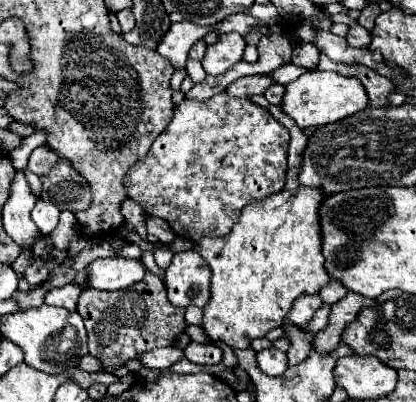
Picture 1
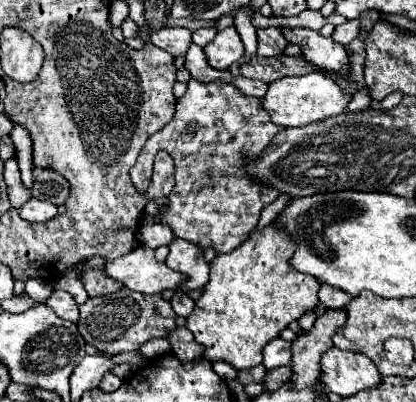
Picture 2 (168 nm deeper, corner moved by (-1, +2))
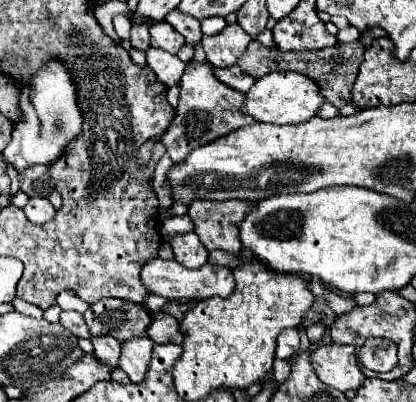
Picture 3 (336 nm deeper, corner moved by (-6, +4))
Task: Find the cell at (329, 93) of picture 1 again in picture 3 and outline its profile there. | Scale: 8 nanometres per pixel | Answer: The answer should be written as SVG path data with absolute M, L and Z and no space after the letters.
M279 71L269 73L251 87L247 93L247 101L243 105L243 113L251 115L253 119L261 123L273 123L273 125L289 125L289 123L305 123L311 117L317 117L319 107L325 103L321 95L321 87L307 79L303 73L295 71Z

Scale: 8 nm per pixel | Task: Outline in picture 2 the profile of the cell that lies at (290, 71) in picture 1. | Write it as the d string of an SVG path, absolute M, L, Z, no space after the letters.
M282 27L284 39L298 45L306 57L306 61L320 65L326 71L336 71L346 75L346 51L342 43L336 43L332 37L324 37L318 31L304 27Z

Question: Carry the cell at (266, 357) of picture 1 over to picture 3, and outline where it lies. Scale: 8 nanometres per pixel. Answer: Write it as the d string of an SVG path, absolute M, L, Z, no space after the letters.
M285 329L277 337L277 349L275 357L277 359L289 359L299 351L299 335L297 329Z

